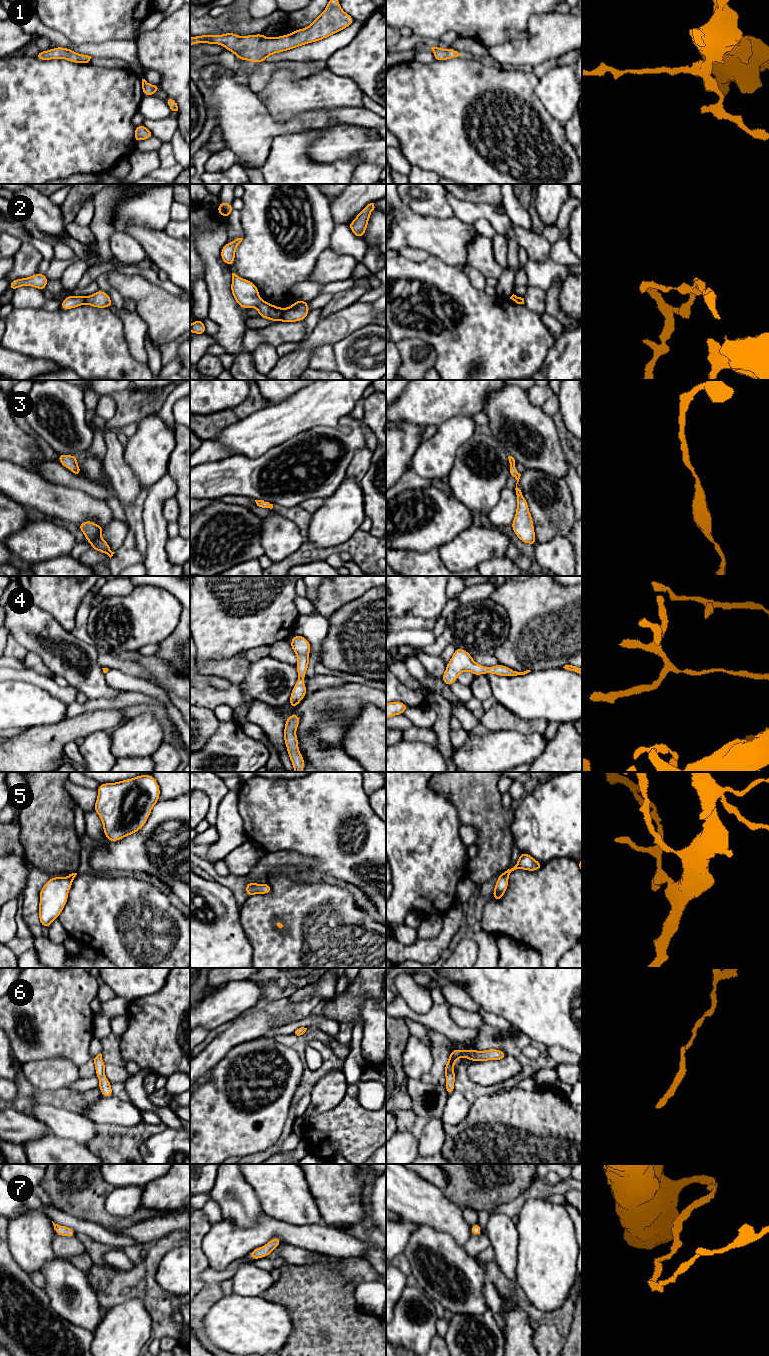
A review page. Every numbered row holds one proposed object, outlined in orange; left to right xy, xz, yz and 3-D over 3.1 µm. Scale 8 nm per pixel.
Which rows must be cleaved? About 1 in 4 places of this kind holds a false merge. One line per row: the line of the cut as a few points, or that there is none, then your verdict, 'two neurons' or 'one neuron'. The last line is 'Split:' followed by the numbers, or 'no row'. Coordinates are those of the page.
1: cut none; one neuron
2: cut xz (284, 309), (280, 319); two neurons
3: cut none; one neuron
4: cut none; one neuron
5: cut none; one neuron
6: cut none; one neuron
7: cut none; one neuron
Split: 2

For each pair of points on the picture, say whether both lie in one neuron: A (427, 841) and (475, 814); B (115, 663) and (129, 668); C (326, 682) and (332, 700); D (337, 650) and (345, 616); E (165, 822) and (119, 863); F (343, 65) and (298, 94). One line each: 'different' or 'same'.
A: different
B: same
C: different
D: same
E: same
F: different

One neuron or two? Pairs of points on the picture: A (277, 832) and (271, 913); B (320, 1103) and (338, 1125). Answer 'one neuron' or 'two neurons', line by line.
A: two neurons
B: two neurons

